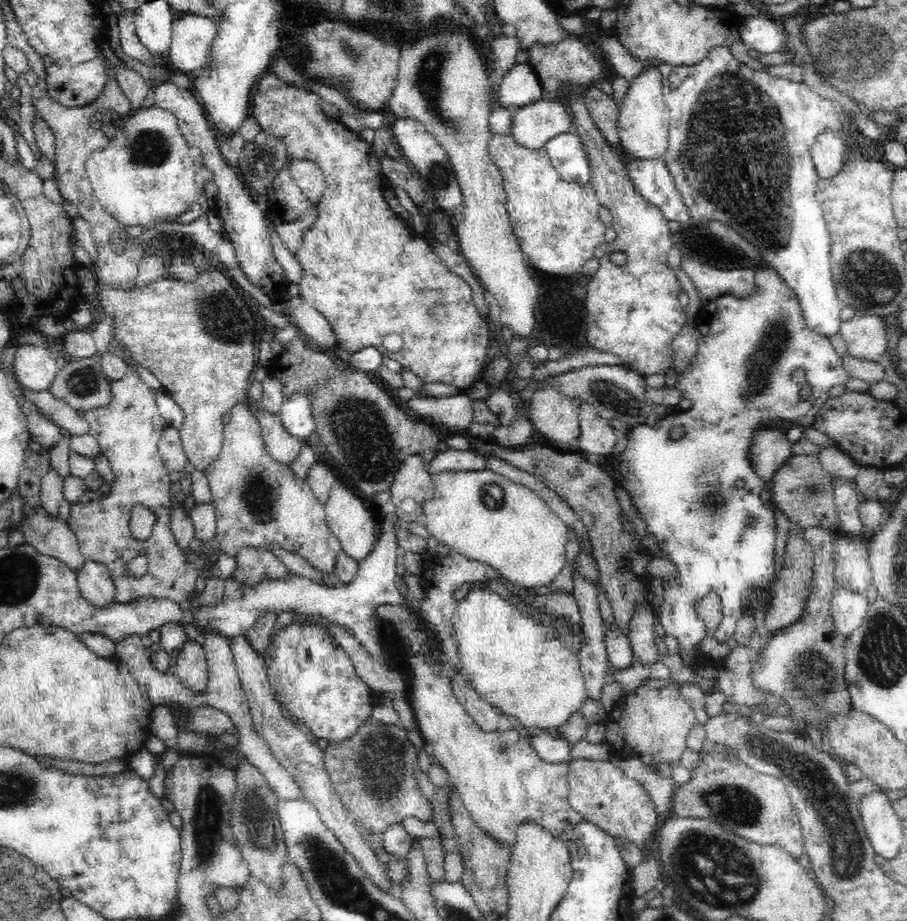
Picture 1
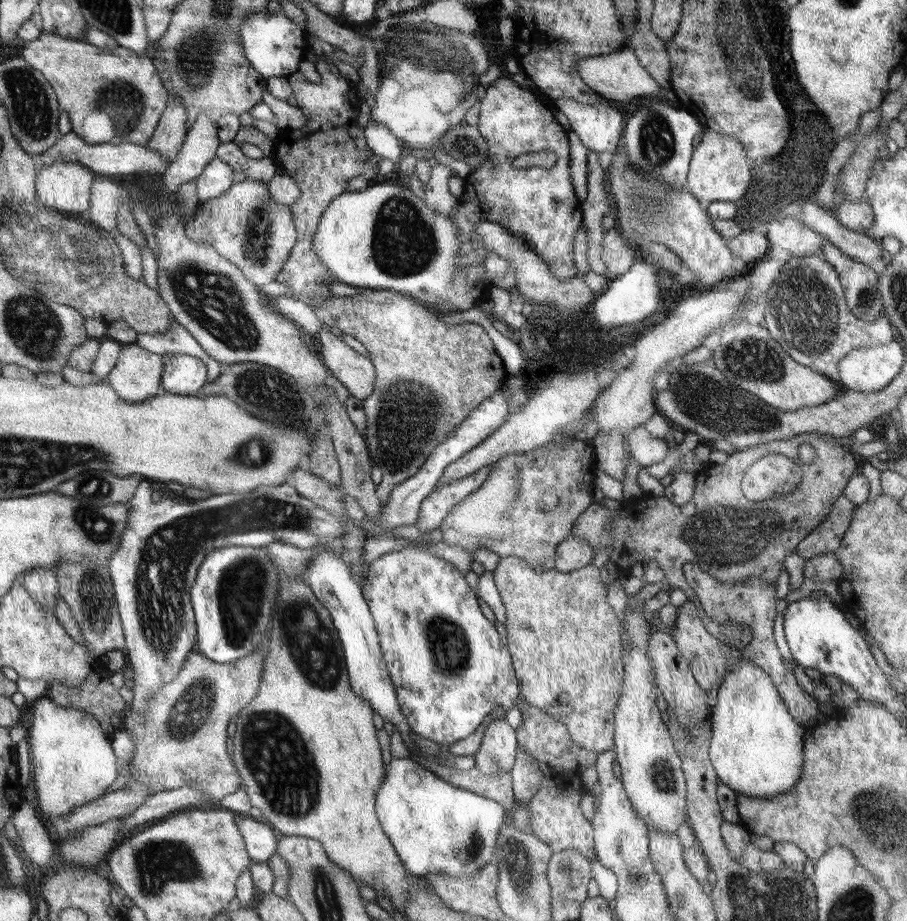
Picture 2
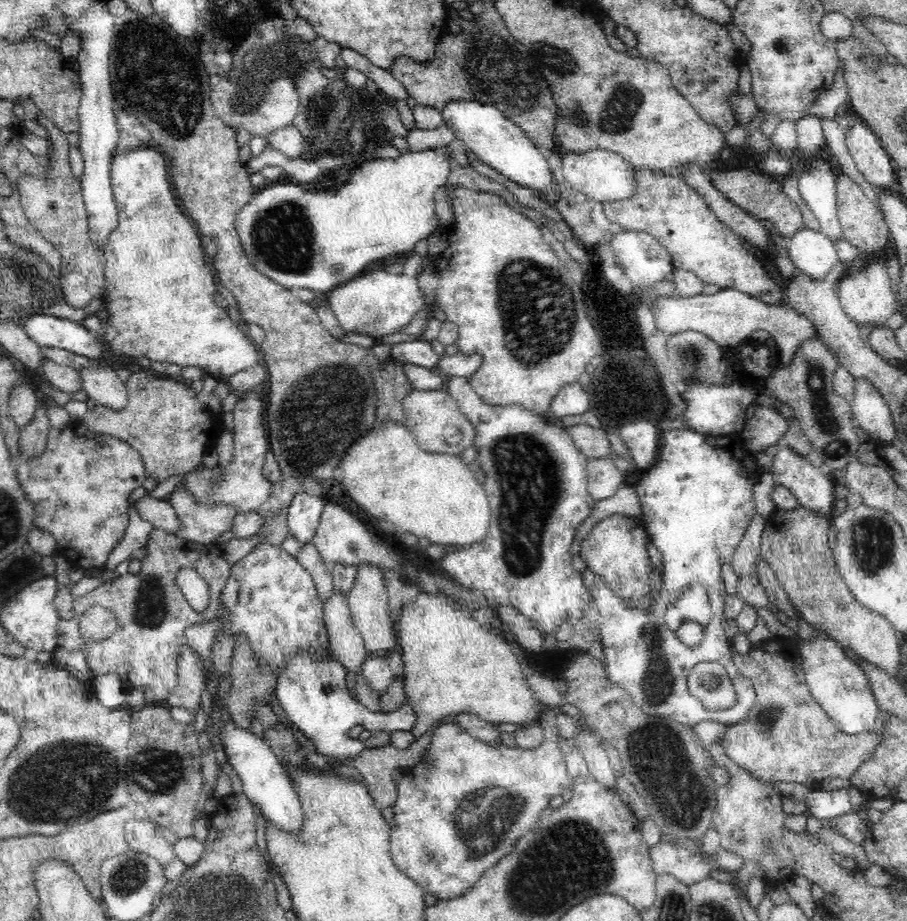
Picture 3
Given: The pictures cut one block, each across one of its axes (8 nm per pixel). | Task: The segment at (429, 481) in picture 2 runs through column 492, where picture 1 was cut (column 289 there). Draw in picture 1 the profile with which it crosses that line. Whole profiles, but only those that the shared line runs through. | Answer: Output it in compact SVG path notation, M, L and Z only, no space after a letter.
M298 392L284 400L280 418L284 428L300 442L308 442L312 432L316 432L316 418L312 418L310 396L306 396L306 392Z

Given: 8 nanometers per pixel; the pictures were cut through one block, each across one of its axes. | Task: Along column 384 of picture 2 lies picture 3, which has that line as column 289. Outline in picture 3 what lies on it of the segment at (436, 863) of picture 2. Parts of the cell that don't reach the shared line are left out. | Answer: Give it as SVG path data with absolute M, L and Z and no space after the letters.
M228 720L222 726L222 744L226 750L226 756L230 758L228 762L234 766L236 774L242 780L242 788L244 794L248 796L248 800L258 806L260 814L264 820L268 820L270 824L276 824L282 830L288 832L296 832L302 826L302 808L300 808L300 800L298 794L292 786L290 776L286 774L286 768L282 768L278 756L270 750L270 746L264 742L264 738L258 738L256 734L238 728L232 720Z

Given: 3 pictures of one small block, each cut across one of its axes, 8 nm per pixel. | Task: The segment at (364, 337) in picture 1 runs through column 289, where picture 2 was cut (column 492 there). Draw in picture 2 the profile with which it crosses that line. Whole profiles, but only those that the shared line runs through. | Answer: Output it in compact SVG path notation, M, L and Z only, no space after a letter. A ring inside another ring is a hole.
M497 78L491 86L485 88L485 96L479 102L479 122L477 122L479 132L483 134L483 138L489 144L489 164L481 164L477 170L471 170L471 174L465 178L465 190L463 196L459 198L459 206L457 212L451 214L449 218L455 222L455 226L459 226L459 240L461 240L461 258L457 260L459 264L475 264L475 262L483 262L485 258L485 248L481 238L473 232L473 224L477 220L485 220L491 224L497 224L499 228L507 230L509 234L513 234L515 238L527 240L527 244L537 252L537 256L541 256L551 272L555 272L557 278L573 278L575 272L575 264L573 264L573 238L577 228L581 226L581 204L575 198L573 186L569 182L569 140L567 140L567 132L557 124L557 120L551 114L551 108L547 108L539 96L535 92L527 92L525 88L521 88L519 84L513 82L513 78ZM539 150L549 150L557 156L555 166L551 168L523 168L519 166L519 158L529 154L529 152L539 152Z

